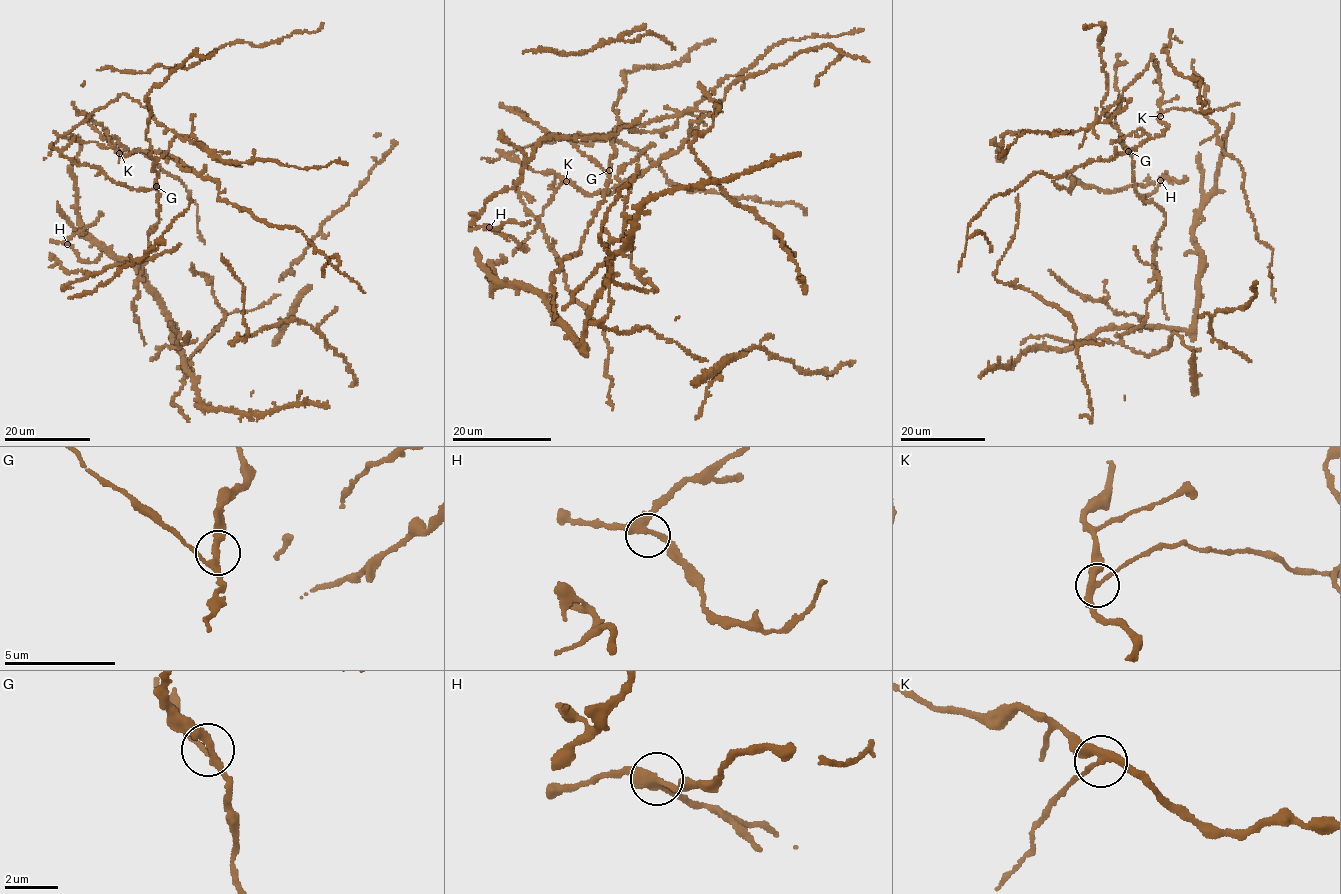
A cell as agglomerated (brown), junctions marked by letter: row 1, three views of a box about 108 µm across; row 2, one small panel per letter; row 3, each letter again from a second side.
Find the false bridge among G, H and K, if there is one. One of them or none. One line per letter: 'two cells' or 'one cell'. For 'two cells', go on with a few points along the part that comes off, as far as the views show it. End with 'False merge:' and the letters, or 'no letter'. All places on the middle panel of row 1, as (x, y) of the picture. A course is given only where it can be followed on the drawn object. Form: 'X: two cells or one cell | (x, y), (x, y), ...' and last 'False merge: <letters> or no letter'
G: one cell
H: one cell
K: two cells | (566, 181), (559, 186), (536, 227), (514, 255)
False merge: K

